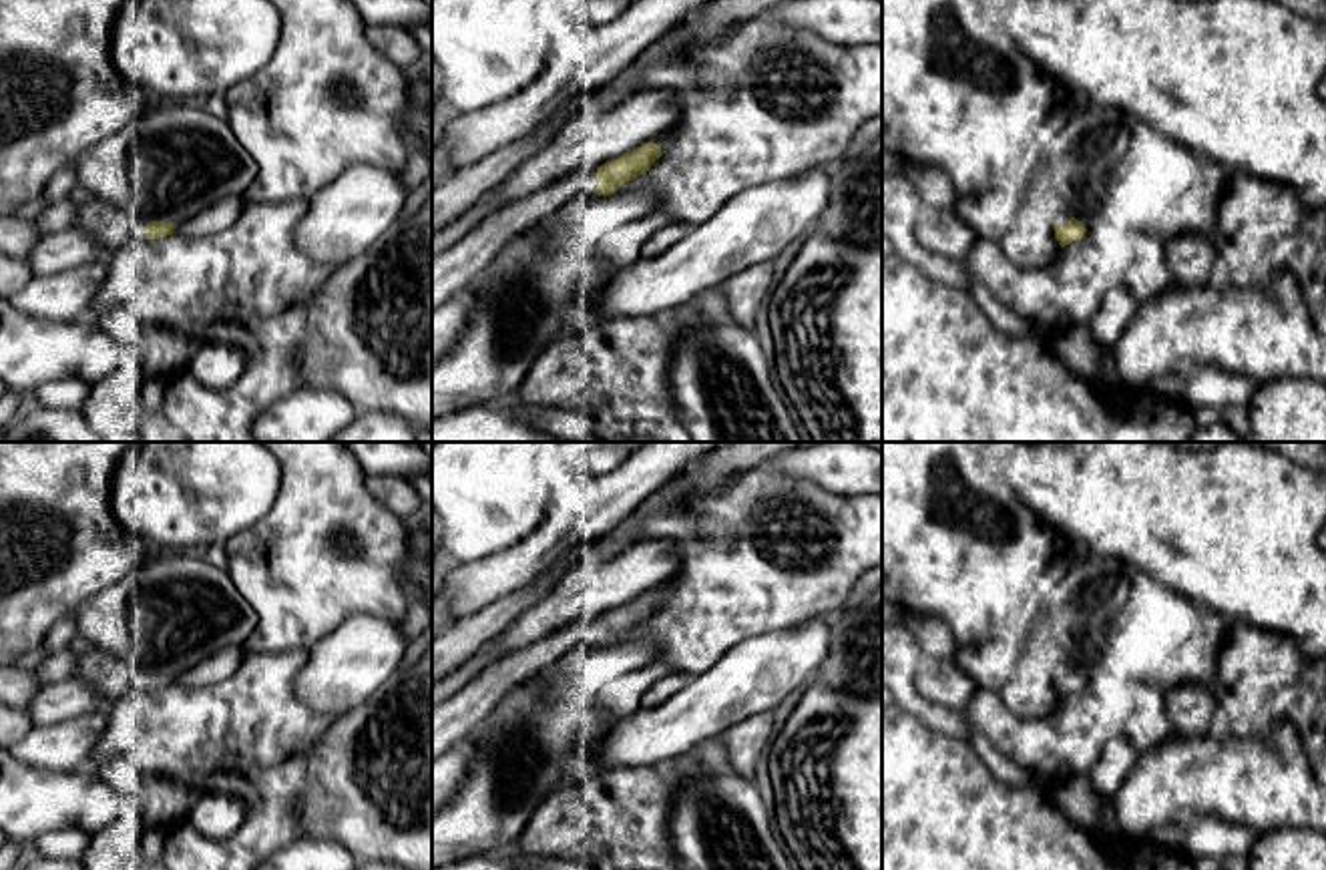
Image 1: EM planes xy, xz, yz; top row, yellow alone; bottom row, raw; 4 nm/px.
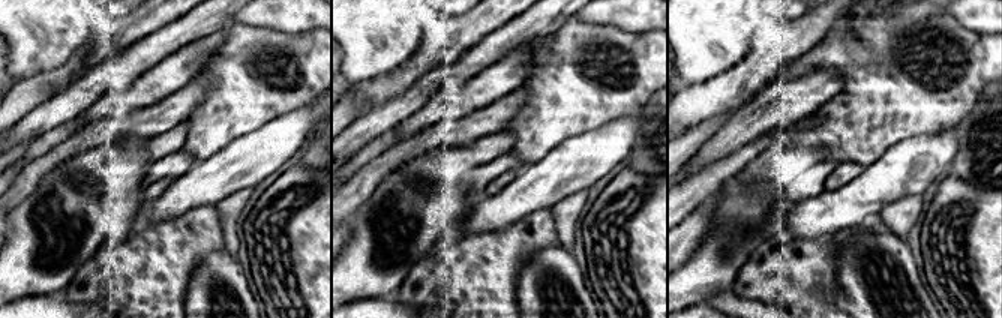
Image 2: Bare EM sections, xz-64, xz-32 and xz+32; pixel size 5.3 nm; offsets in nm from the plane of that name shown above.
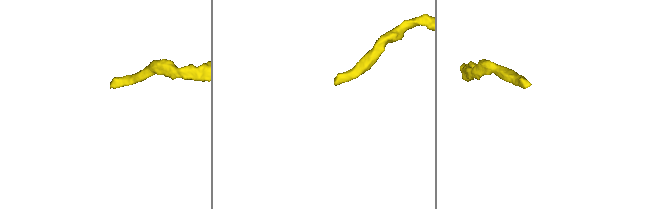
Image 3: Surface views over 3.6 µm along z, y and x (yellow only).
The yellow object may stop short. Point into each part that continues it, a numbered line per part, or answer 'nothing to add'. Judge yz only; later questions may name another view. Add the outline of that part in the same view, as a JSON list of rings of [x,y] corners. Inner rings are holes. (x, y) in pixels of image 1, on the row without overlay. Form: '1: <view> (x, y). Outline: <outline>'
1: yz (1057, 662). Outline: [[[1053,649],[1045,655],[1045,661],[1049,663],[1049,667],[1053,669],[1055,675],[1063,675],[1067,673],[1073,665],[1067,661],[1067,657]]]

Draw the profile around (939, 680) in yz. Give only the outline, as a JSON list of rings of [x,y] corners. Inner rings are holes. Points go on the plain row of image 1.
[[[920,655],[912,681],[918,695],[950,711],[962,711],[976,691],[976,685],[956,665],[954,657]]]

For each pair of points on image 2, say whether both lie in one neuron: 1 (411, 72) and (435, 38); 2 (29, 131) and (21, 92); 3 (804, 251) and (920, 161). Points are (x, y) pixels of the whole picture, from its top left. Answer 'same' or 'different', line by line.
1: same
2: different
3: different

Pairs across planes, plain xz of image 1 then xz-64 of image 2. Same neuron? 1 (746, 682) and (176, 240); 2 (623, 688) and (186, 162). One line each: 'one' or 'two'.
1: two
2: one

